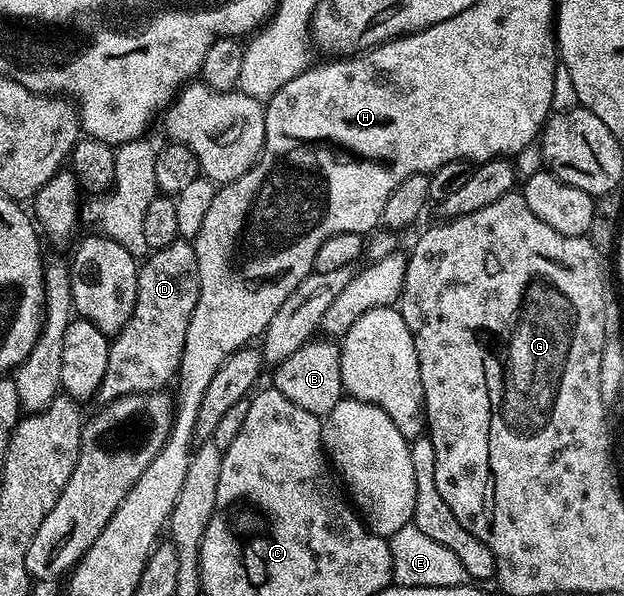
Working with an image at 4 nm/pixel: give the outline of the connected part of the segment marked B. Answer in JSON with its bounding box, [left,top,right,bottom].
[273,338,344,418]

